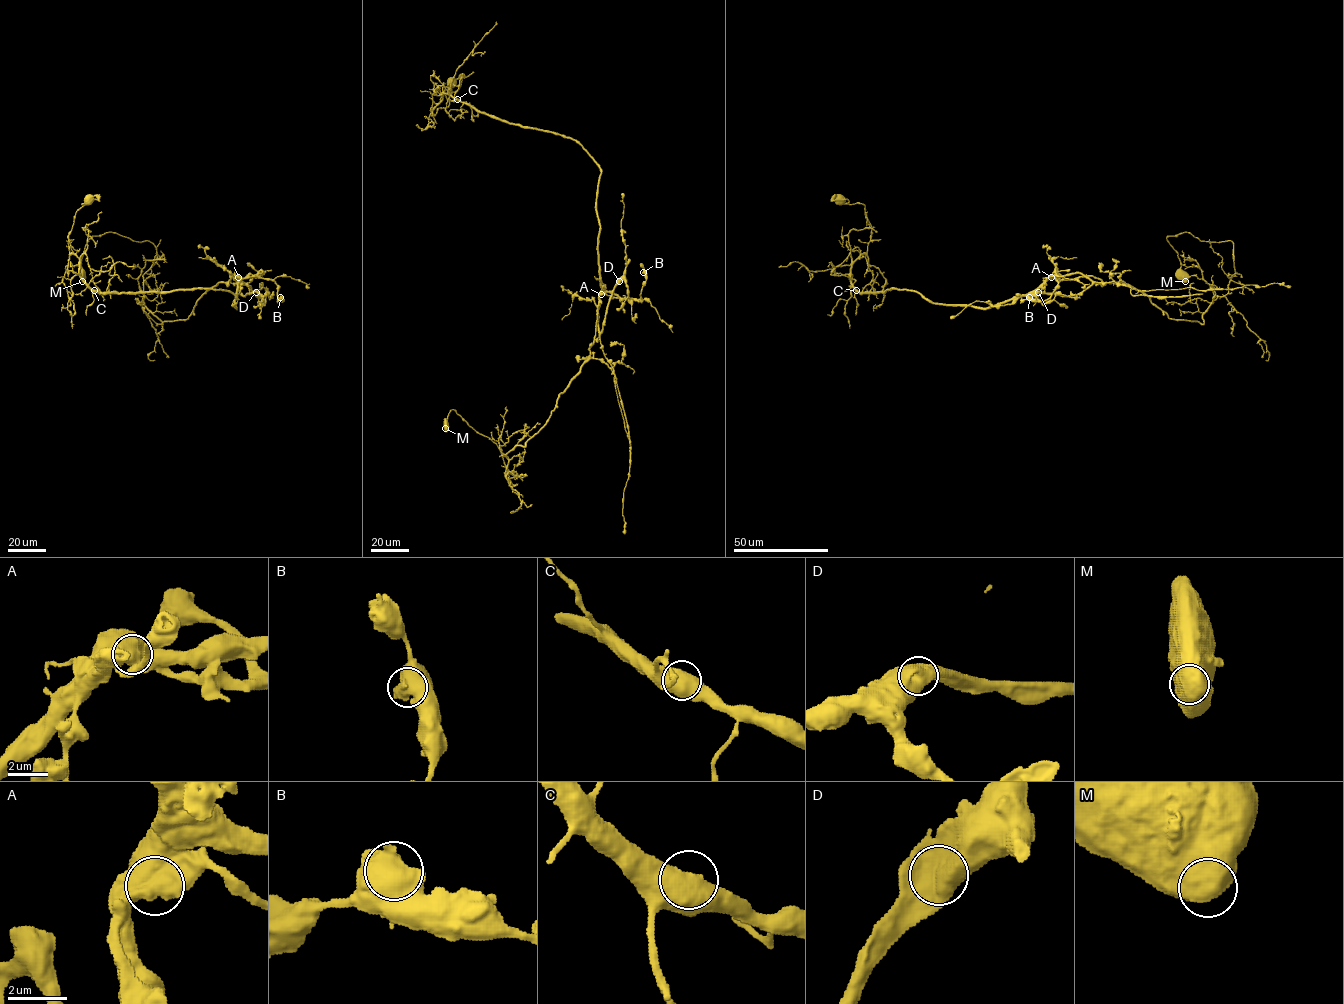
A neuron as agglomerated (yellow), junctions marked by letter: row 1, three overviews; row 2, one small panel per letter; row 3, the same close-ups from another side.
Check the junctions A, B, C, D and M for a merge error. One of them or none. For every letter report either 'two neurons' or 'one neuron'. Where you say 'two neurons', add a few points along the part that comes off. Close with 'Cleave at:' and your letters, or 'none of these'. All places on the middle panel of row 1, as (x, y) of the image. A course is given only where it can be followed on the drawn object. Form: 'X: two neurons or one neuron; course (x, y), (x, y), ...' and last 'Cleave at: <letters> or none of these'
A: two neurons; course (601, 294), (590, 358), (548, 421), (506, 455), (506, 476), (520, 476), (454, 410), (447, 429)
B: one neuron
C: one neuron
D: one neuron
M: one neuron
Cleave at: A

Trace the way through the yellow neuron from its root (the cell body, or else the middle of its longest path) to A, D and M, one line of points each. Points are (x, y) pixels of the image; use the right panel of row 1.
A: (840, 200), (863, 204), (871, 225), (851, 269), (859, 292), (986, 308), (1051, 277)
D: (840, 200), (863, 204), (871, 225), (851, 269), (859, 292), (986, 308), (1049, 277), (1092, 282), (1038, 292)
M: (840, 200), (871, 225), (859, 292), (986, 308), (1093, 276), (1203, 323), (1233, 243), (1169, 236), (1185, 281)

